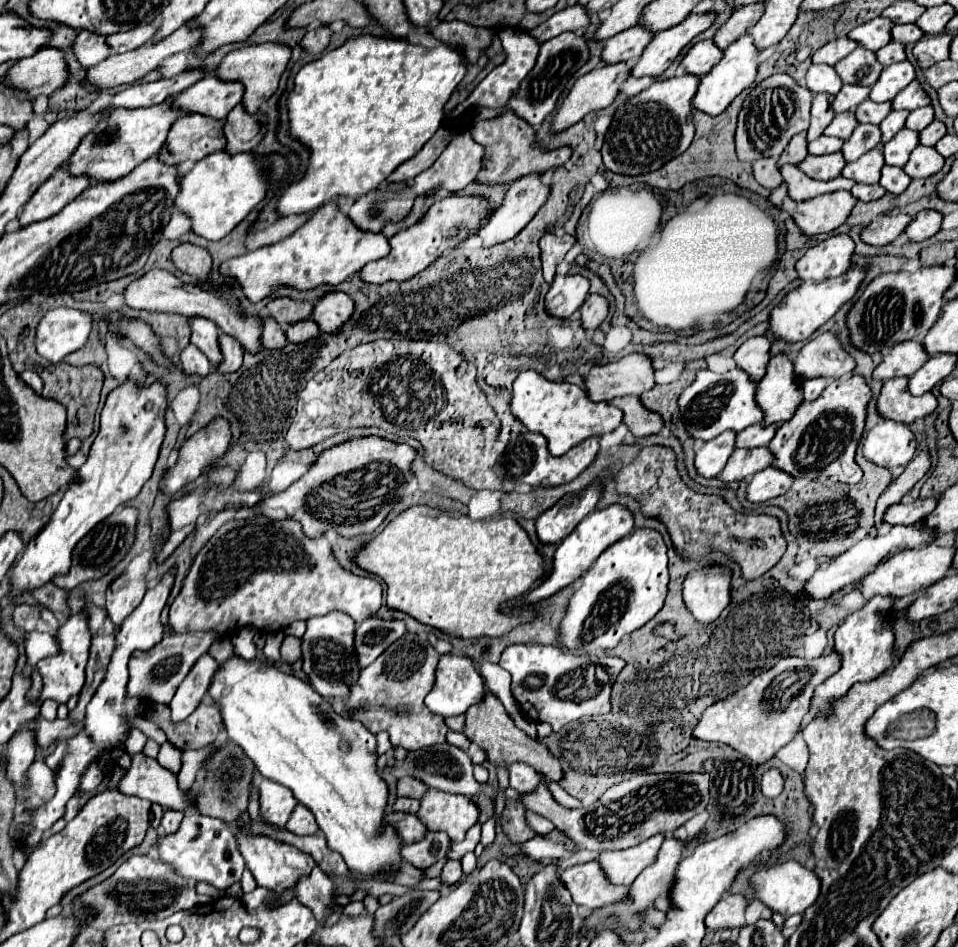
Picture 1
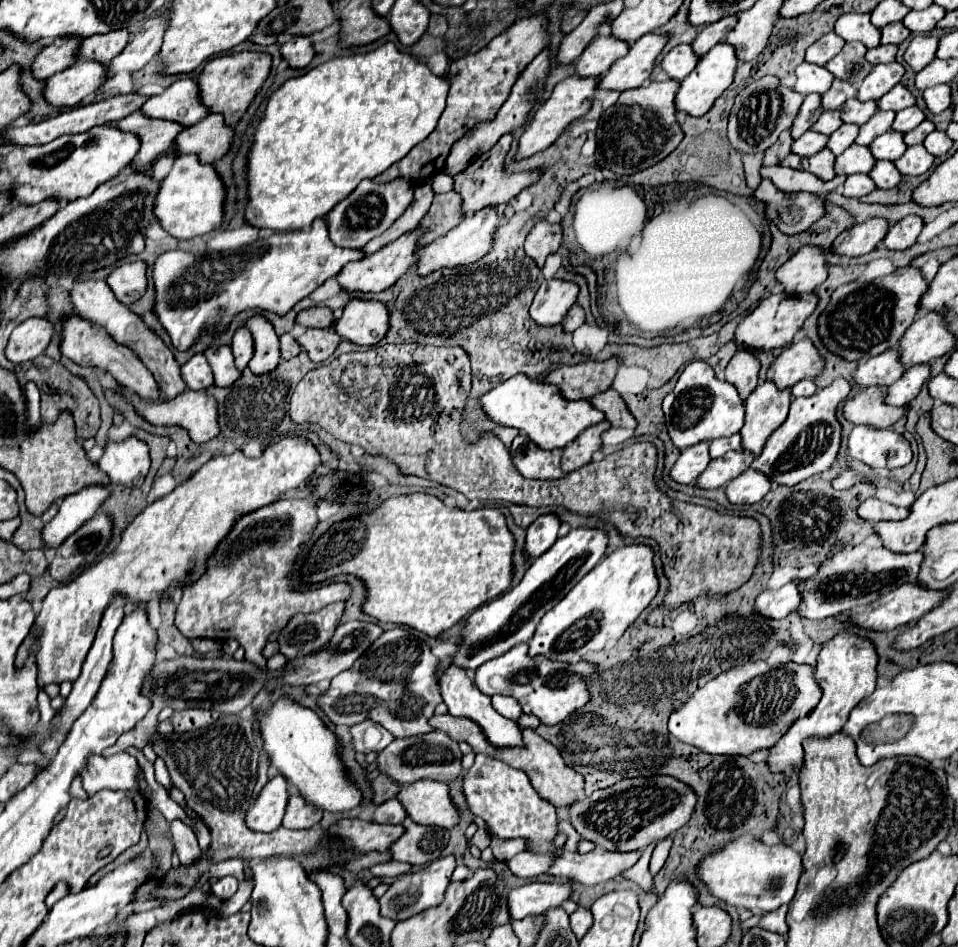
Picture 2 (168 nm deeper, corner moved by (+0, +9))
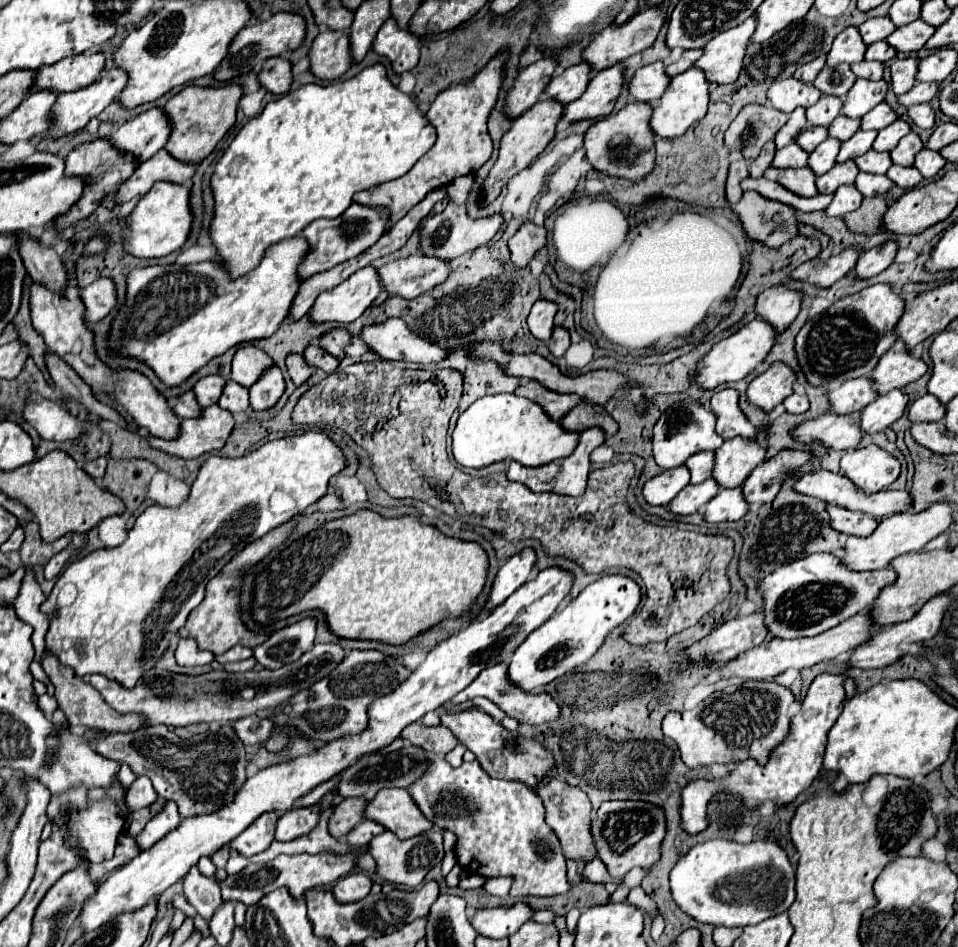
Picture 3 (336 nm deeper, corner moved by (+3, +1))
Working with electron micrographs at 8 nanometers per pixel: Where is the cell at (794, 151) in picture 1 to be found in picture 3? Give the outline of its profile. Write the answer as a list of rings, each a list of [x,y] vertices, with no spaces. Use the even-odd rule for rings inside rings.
[[[767,143],[767,145],[761,149],[759,157],[751,161],[751,165],[749,165],[749,175],[755,177],[755,179],[759,179],[759,177],[763,175],[763,171],[771,165],[773,157],[775,157],[775,143]]]

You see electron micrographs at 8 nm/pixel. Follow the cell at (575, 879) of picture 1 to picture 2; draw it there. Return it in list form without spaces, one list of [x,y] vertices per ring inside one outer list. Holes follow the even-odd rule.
[[[532,881],[508,893],[508,907],[512,919],[542,915],[544,911],[562,905],[572,895],[572,881]]]

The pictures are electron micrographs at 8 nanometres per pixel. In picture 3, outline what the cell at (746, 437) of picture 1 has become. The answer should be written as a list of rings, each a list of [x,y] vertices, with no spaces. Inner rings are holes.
[[[701,451],[701,453],[695,453],[693,457],[689,457],[689,461],[685,461],[685,467],[691,473],[691,481],[689,481],[691,485],[703,483],[705,479],[711,477],[713,459],[715,459],[713,451]]]

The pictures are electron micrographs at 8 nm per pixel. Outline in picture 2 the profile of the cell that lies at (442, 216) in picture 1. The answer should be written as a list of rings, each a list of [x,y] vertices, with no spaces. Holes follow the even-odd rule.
[[[418,227],[414,233],[404,233],[404,237],[398,237],[396,241],[384,245],[384,249],[378,249],[376,253],[364,257],[360,261],[354,261],[354,263],[344,265],[344,269],[338,275],[340,285],[344,289],[348,289],[350,293],[352,291],[384,291],[384,289],[392,287],[396,283],[396,279],[400,279],[402,275],[406,275],[408,269],[416,265],[414,251],[420,249],[420,237],[424,233],[426,231],[422,227]]]

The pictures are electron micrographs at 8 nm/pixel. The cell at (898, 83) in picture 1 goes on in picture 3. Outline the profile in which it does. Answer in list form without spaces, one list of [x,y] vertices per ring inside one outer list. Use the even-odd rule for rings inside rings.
[[[857,79],[845,97],[845,109],[841,109],[841,113],[851,119],[861,119],[867,111],[871,111],[877,103],[885,99],[885,93],[887,93],[885,81]]]

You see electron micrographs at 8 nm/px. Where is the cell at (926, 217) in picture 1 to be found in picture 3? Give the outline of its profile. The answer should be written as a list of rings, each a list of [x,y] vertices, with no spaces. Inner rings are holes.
[[[887,241],[879,247],[863,251],[859,255],[859,261],[857,261],[855,269],[853,269],[855,279],[869,279],[869,277],[885,271],[893,263],[895,253],[897,253],[897,245],[893,241]]]

